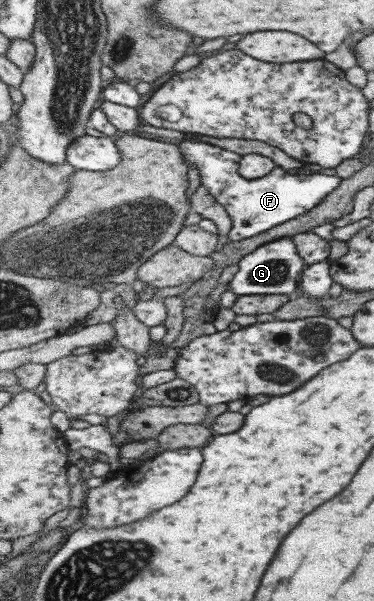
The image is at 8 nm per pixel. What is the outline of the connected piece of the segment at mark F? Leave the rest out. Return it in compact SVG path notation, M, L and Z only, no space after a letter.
M191 139L178 143L181 146L181 150L185 153L184 159L186 159L186 163L198 170L200 180L202 184L208 188L210 195L214 196L216 201L225 207L232 222L232 227L227 236L232 241L252 238L270 229L274 229L280 224L284 224L285 222L294 220L294 218L298 218L298 216L306 214L306 212L312 210L312 208L316 208L320 202L324 201L326 196L332 194L332 192L342 184L343 180L343 178L338 175L331 176L321 173L298 175L290 174L289 172L288 174L286 170L279 166L276 170L272 170L271 174L264 176L264 178L248 180L244 178L239 171L242 155Z

